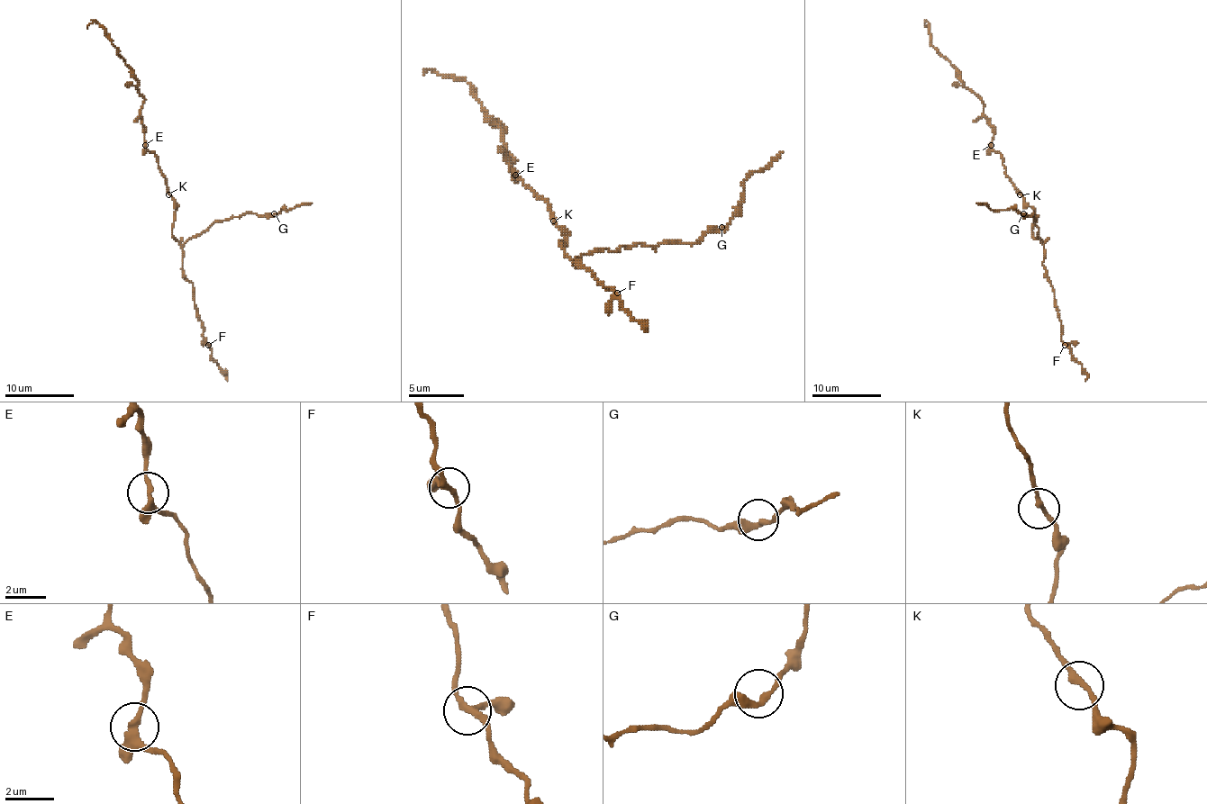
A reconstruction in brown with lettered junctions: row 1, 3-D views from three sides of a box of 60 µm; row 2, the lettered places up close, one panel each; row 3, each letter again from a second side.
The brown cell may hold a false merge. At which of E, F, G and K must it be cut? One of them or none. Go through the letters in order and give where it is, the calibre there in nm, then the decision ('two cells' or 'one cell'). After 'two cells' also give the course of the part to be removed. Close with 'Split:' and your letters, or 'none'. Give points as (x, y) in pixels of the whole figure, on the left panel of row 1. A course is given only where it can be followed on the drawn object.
E: (145, 145) | 240 nm | one cell
F: (208, 345) | 220 nm | one cell
G: (274, 213) | 240 nm | one cell
K: (168, 194) | 240 nm | one cell
Split: none

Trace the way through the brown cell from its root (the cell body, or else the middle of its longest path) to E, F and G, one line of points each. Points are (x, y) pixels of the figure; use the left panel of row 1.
E: (170, 193), (167, 179), (158, 165), (158, 158), (144, 144)
F: (170, 193), (176, 203), (172, 236), (182, 249), (184, 275), (193, 284), (195, 306), (203, 339), (208, 345)
G: (170, 193), (176, 203), (172, 236), (180, 244), (200, 236), (221, 221), (246, 213), (274, 213)

